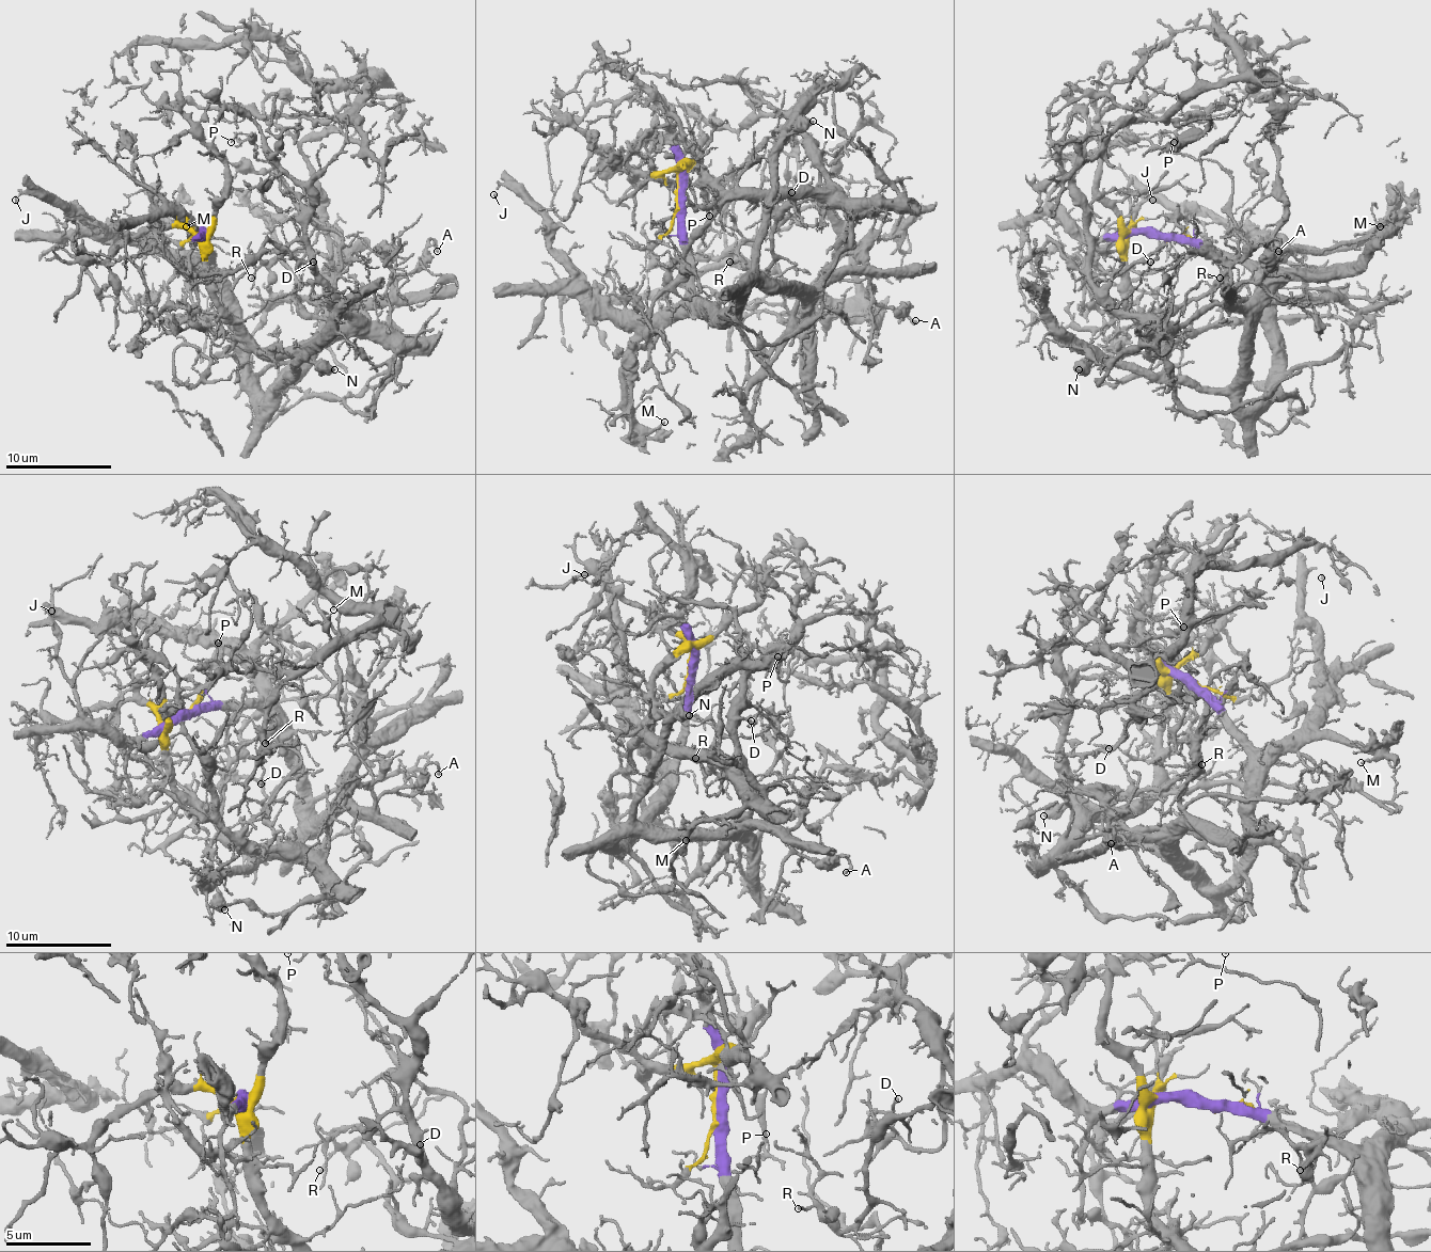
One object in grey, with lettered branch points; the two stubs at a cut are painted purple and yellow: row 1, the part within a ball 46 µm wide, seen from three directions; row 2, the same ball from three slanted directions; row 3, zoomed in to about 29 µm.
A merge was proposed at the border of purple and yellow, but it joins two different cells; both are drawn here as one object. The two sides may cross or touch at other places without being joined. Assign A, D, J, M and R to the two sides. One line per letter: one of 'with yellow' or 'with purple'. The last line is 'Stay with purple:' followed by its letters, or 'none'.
A: with purple
D: with yellow
J: with purple
M: with purple
R: with yellow
Stay with purple: A, J, M

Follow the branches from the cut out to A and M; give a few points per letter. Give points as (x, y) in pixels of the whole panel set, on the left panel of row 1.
A: (200, 235), (221, 275), (242, 366), (266, 406), (271, 384), (341, 318), (375, 304), (428, 240), (437, 251)
M: (200, 235), (207, 243), (207, 262), (178, 262), (164, 251), (146, 249), (146, 238), (159, 224), (186, 227)

